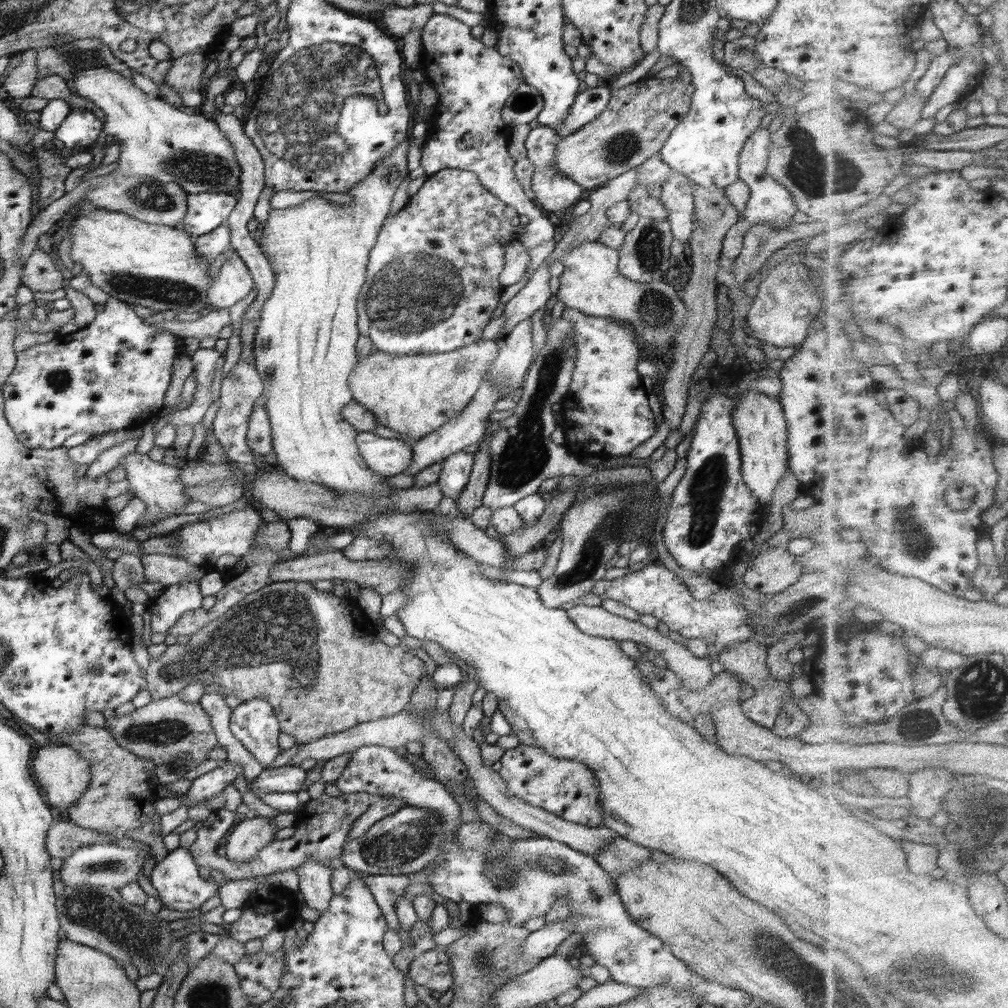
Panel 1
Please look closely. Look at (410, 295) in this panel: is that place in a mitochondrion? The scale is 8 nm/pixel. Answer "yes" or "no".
yes

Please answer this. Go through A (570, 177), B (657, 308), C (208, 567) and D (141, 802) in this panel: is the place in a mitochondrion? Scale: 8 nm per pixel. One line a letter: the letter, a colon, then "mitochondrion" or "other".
A: other
B: mitochondrion
C: other
D: other

